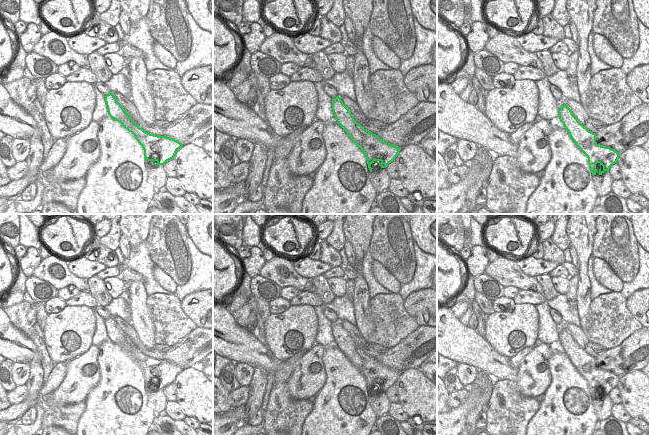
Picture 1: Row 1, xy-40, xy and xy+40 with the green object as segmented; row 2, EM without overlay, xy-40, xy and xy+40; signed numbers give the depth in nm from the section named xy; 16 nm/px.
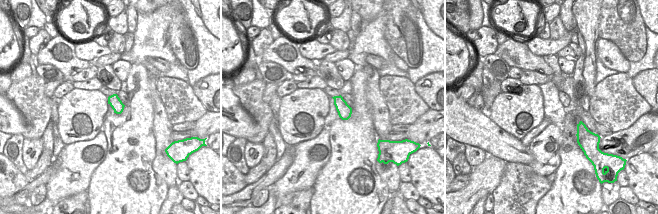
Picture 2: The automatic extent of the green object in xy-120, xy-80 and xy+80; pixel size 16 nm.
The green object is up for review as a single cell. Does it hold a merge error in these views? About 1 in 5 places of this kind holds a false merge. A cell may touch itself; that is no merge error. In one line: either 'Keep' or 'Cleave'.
Keep.

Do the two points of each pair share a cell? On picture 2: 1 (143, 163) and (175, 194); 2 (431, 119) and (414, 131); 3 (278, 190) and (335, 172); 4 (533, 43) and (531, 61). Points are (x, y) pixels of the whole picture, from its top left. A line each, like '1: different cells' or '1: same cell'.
1: different cells
2: same cell
3: different cells
4: different cells

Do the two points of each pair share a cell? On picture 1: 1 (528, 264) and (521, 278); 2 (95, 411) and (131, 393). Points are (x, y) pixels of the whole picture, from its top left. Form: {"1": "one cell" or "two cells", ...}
{"1": "two cells", "2": "one cell"}

